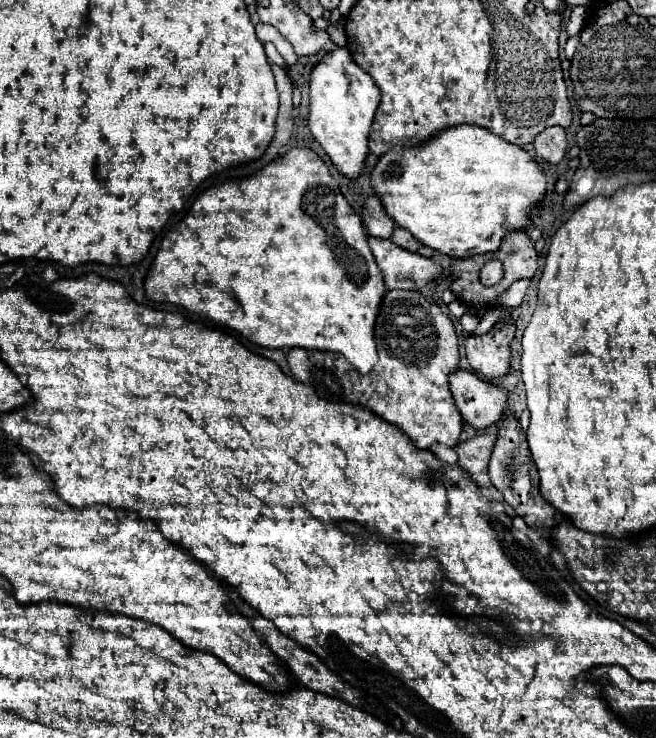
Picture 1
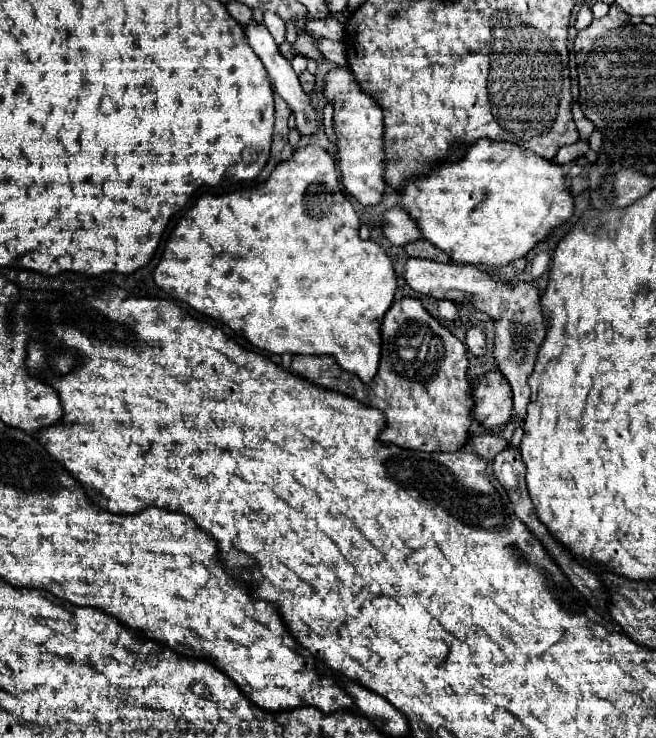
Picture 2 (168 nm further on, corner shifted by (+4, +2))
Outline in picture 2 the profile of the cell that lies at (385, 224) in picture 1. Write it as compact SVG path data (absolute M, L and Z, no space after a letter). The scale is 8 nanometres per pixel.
M393 207L391 211L387 211L383 219L385 219L383 233L393 245L407 245L417 239L423 239L421 231L417 229L417 223L409 219L409 215L403 213L401 207Z

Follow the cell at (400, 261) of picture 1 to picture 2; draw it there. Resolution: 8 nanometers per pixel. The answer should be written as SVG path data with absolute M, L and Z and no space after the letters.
M409 259L405 263L405 281L417 293L429 295L433 299L447 299L453 303L469 305L485 315L489 315L495 323L495 343L493 343L493 359L499 371L507 377L513 389L513 409L519 421L525 419L531 389L529 389L529 373L533 373L533 365L537 359L537 349L545 339L547 325L541 309L541 291L531 281L509 283L489 275L487 271L477 269L475 265L459 265L459 263L437 263L427 259Z

